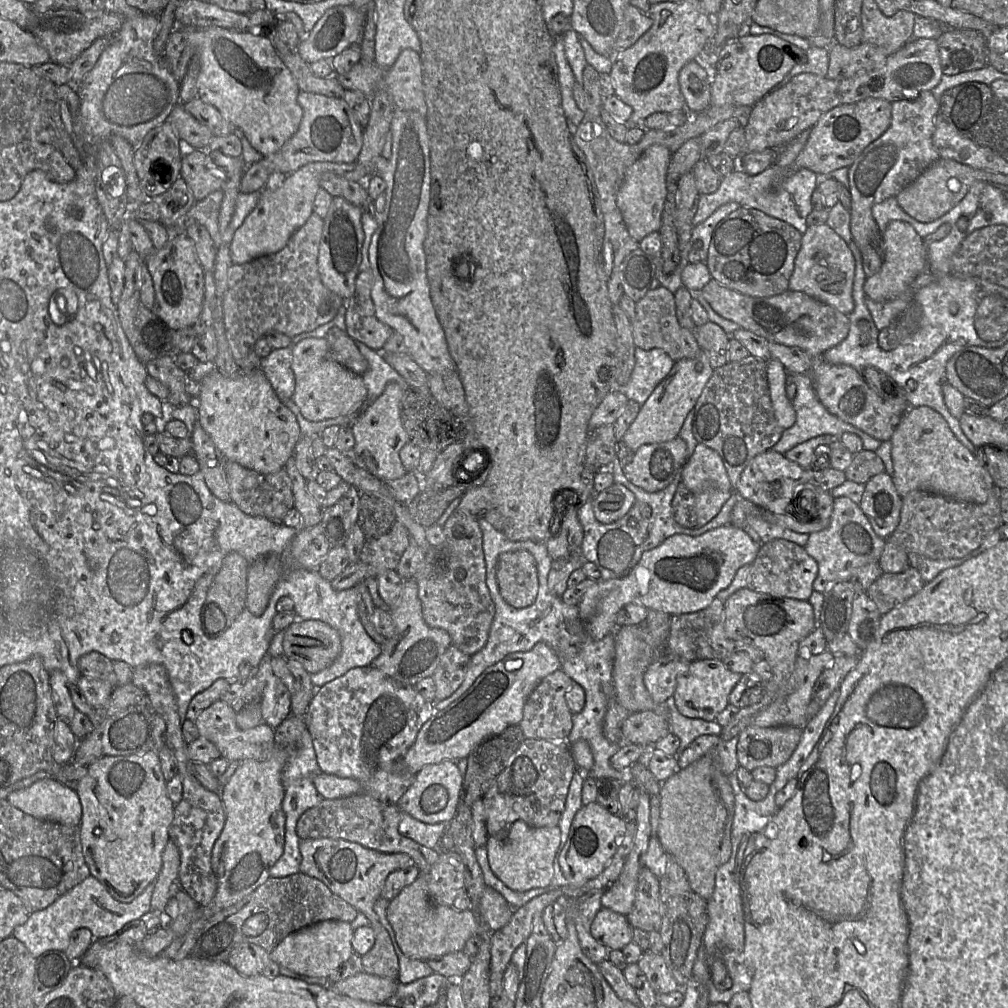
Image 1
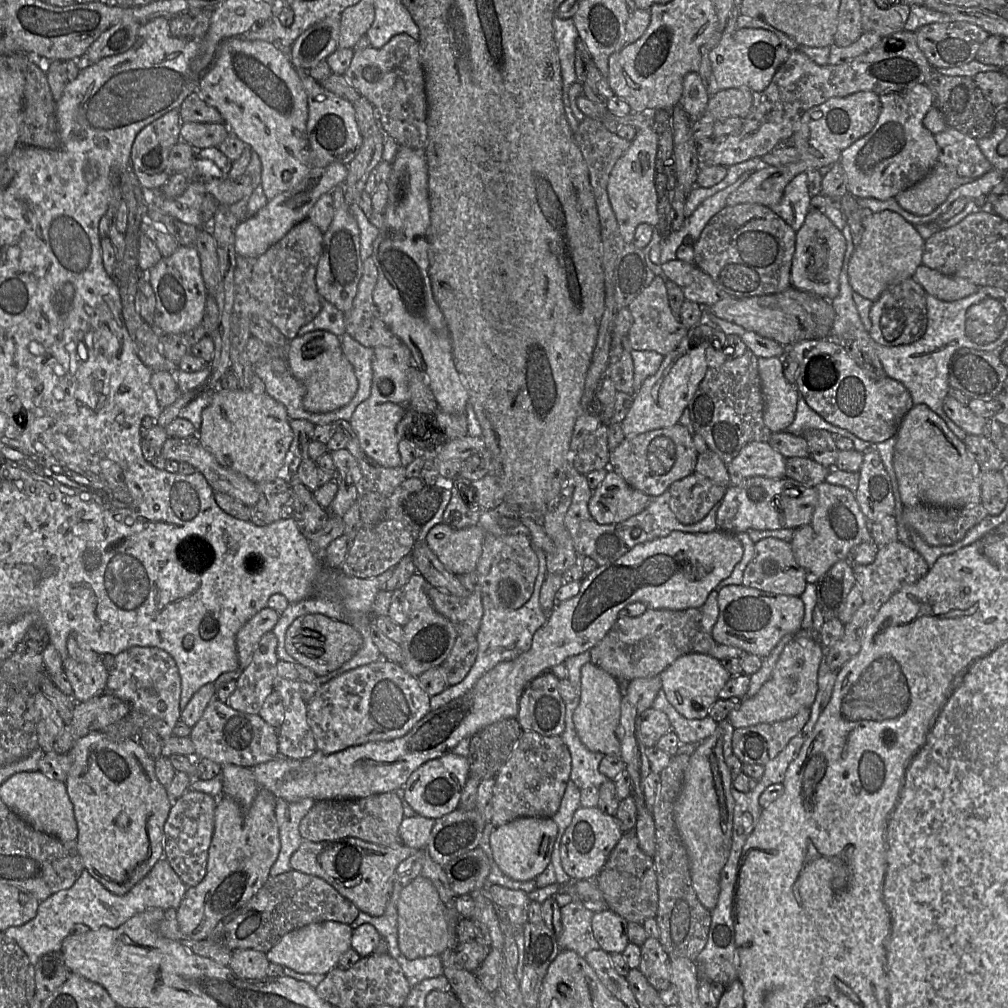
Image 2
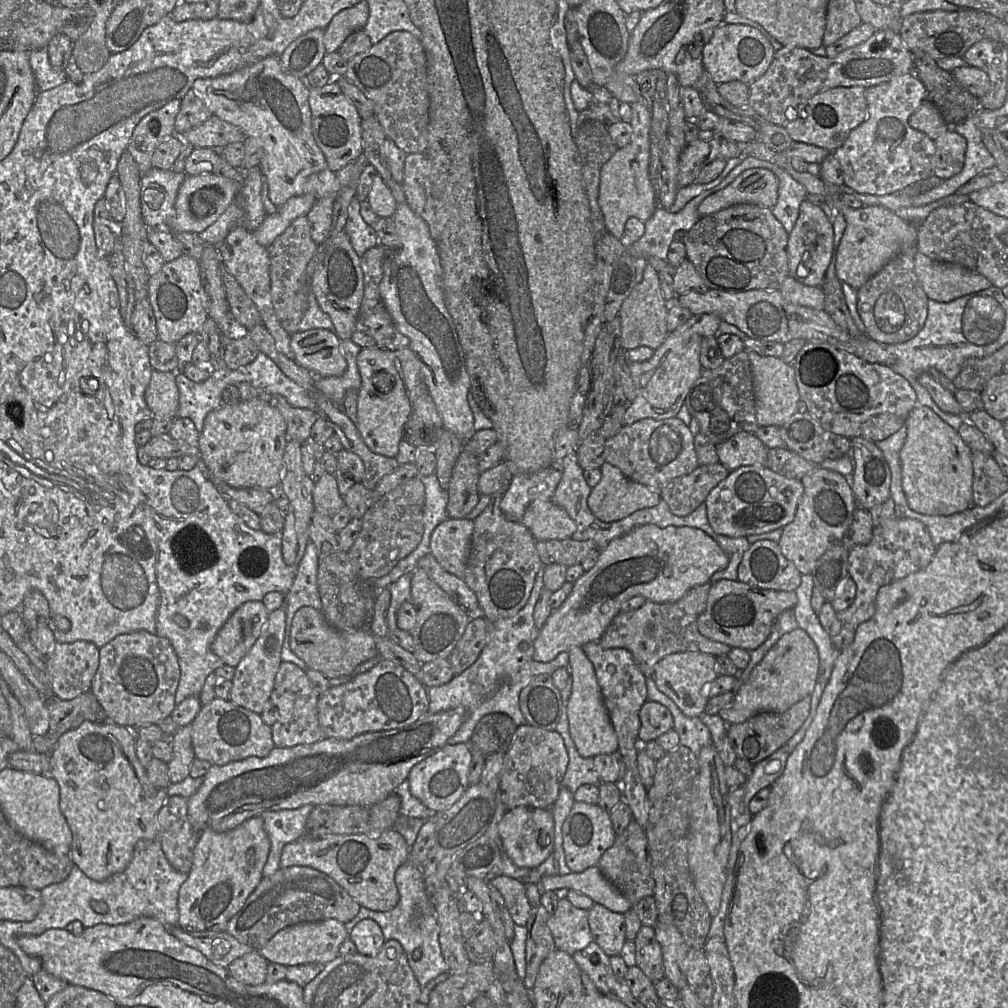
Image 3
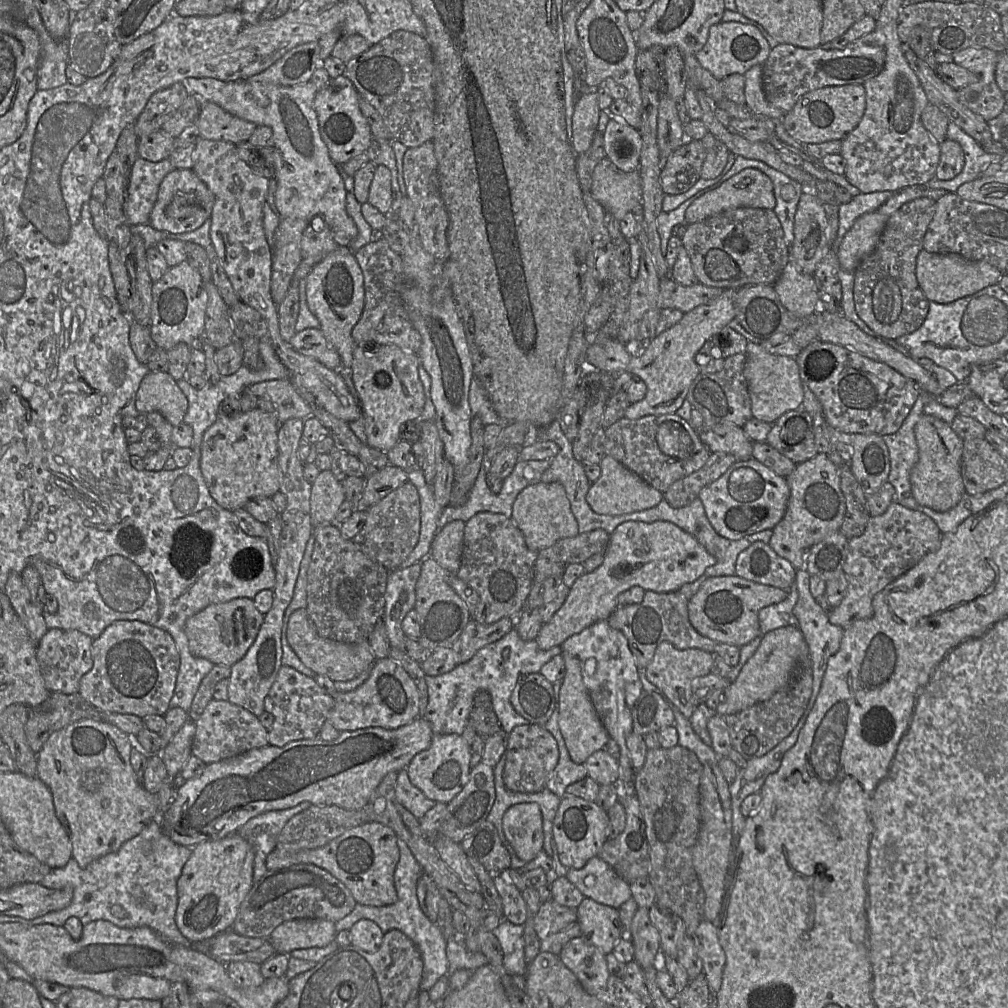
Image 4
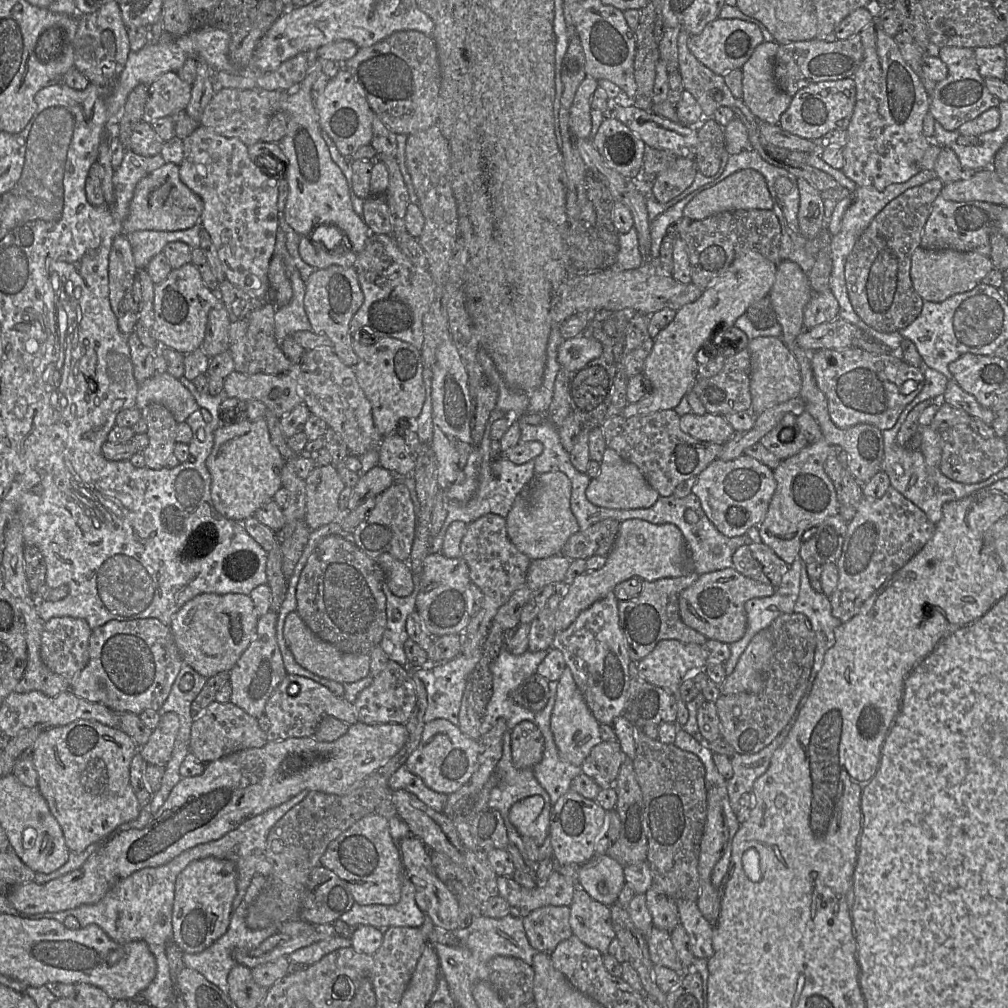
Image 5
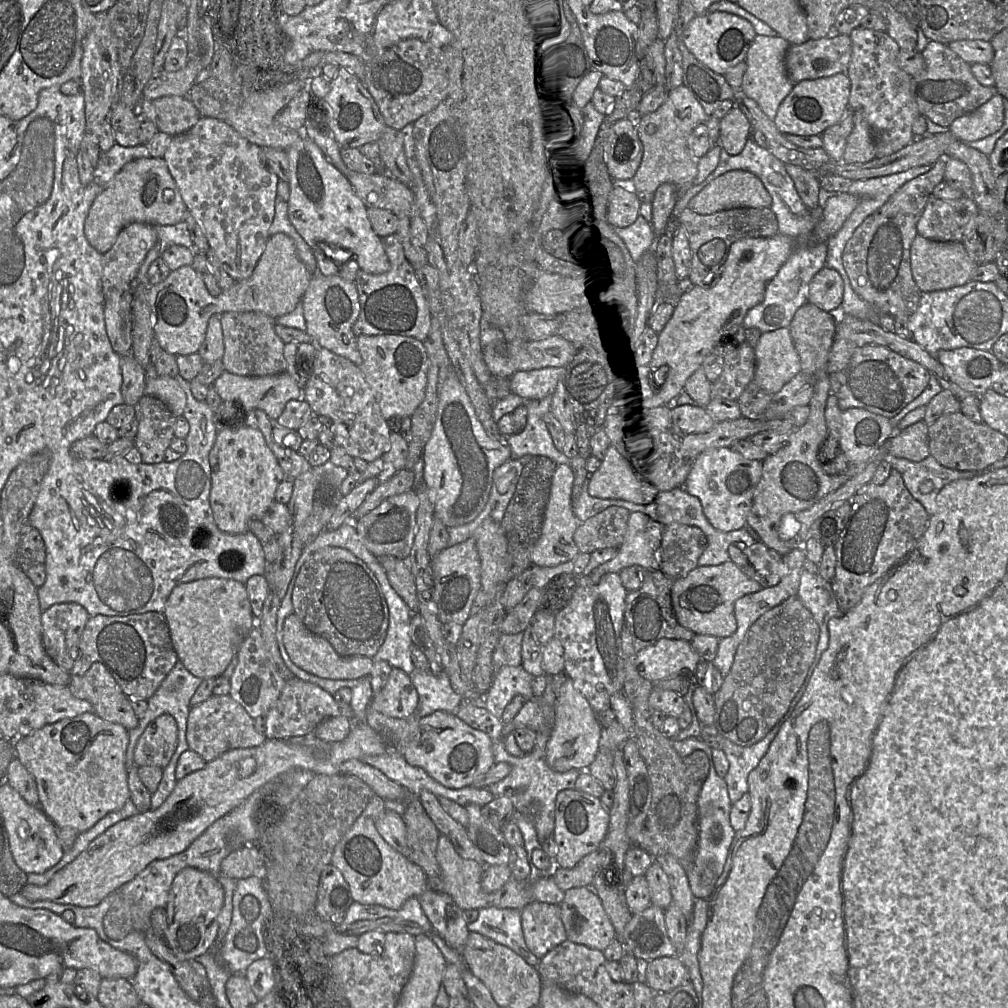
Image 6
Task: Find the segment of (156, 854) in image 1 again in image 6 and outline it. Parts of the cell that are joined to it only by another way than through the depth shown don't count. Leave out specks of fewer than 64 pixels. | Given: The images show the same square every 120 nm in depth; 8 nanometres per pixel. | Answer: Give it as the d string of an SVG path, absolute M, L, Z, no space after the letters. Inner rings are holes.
M94 713L65 718L12 740L16 758L34 777L39 807L56 827L73 828L79 833L90 829L108 813L121 809L130 800L125 766L128 743L127 729L105 721Z

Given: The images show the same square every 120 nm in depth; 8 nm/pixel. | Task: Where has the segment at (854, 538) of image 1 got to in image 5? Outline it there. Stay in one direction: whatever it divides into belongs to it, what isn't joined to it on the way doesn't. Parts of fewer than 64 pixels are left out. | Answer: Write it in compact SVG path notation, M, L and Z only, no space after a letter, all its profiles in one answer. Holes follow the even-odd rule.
M822 437L816 443L805 446L796 455L782 460L773 470L776 490L758 529L762 543L770 547L788 565L800 557L804 533L818 526L827 517L839 514L834 484L824 470L829 447Z

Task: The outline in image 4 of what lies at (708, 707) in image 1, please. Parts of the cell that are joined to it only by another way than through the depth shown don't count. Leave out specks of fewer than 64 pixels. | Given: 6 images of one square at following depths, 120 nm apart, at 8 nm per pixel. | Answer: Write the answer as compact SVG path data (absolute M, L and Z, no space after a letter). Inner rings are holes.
M664 641L656 648L654 657L645 668L647 679L658 687L668 701L675 705L679 711L690 718L699 704L694 695L694 681L711 673L714 663L714 654L701 649L678 649L668 641Z

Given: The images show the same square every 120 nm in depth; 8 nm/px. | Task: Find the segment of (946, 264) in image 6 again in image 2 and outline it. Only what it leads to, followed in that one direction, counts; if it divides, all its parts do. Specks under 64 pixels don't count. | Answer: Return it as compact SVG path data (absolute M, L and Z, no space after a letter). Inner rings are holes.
M924 264L917 268L914 278L928 295L946 302L965 298L979 289L979 286L967 279L942 274Z

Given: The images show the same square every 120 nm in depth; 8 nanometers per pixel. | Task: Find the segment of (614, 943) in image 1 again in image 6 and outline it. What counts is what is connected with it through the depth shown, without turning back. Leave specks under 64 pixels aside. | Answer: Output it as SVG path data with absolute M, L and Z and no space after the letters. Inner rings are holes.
M589 886L566 890L559 907L567 940L604 951L616 939L600 898Z

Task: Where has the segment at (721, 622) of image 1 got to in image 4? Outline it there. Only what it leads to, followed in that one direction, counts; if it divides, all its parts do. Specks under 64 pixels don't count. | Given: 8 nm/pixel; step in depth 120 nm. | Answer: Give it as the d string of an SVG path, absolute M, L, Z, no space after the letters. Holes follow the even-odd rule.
M700 576L692 583L667 593L645 591L640 603L617 606L608 618L613 629L621 631L628 640L629 648L636 660L637 666L646 668L652 661L656 648L664 641L668 641L678 649L696 648L714 653L718 642L701 635L691 624L688 614L688 603L697 593L707 578Z

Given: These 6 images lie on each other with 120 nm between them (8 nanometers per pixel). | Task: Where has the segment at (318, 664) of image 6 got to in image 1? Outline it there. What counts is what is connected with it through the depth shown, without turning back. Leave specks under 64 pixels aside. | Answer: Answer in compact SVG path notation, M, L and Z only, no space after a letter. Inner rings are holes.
M296 620L285 629L283 639L284 658L296 660L304 669L314 674L329 667L341 652L338 631L320 620Z

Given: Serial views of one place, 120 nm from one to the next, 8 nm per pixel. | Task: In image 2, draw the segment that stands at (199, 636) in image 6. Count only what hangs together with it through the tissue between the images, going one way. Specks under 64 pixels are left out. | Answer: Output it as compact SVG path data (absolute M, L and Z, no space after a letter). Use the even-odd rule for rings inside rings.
M263 608L256 613L236 635L236 651L240 669L245 669L252 658L261 637L273 630L280 618L280 614L271 609Z

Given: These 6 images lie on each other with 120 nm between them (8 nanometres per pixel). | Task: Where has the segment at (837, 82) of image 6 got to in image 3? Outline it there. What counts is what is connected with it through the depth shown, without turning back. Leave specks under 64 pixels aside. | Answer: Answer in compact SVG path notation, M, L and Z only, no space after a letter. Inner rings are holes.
M862 86L838 87L815 94L795 110L795 119L784 128L794 142L801 142L836 151L849 137L852 130L867 117L866 88Z

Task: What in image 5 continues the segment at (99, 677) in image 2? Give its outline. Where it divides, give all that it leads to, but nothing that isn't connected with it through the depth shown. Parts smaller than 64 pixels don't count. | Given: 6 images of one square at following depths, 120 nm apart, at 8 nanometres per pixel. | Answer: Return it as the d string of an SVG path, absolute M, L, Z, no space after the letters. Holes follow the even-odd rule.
M69 616L53 617L43 623L40 657L48 669L69 682L69 687L70 681L88 662L88 643L91 631L92 629L85 620Z

